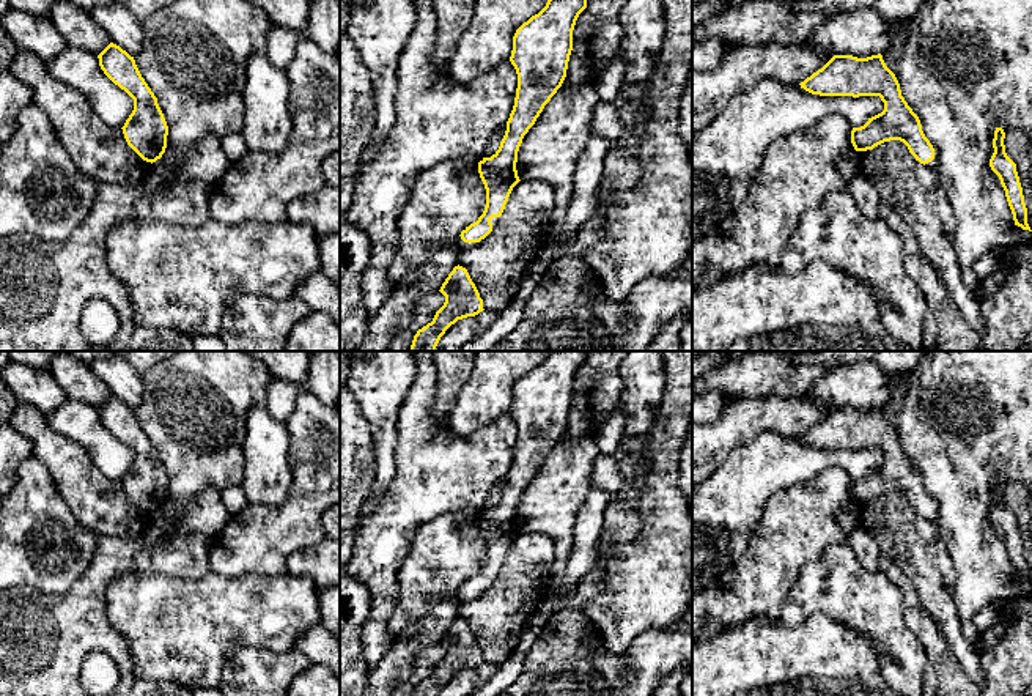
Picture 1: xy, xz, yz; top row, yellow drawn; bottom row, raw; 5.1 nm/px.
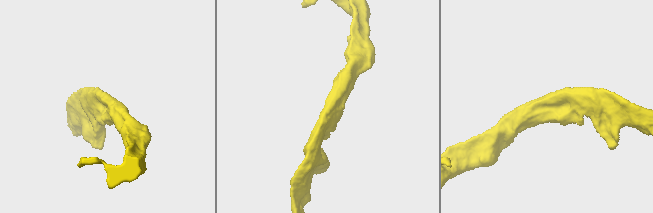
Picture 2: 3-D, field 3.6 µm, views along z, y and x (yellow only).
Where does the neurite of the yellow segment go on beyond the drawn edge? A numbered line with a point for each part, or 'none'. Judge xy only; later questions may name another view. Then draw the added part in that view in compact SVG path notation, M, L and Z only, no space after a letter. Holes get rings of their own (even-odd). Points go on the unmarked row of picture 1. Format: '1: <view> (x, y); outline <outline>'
none

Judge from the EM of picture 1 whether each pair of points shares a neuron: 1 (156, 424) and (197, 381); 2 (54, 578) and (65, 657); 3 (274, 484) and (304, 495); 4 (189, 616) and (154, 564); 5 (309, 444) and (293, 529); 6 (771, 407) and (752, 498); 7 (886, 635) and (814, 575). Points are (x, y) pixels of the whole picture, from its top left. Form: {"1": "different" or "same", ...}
{"1": "same", "2": "different", "3": "different", "4": "different", "5": "same", "6": "different", "7": "same"}

